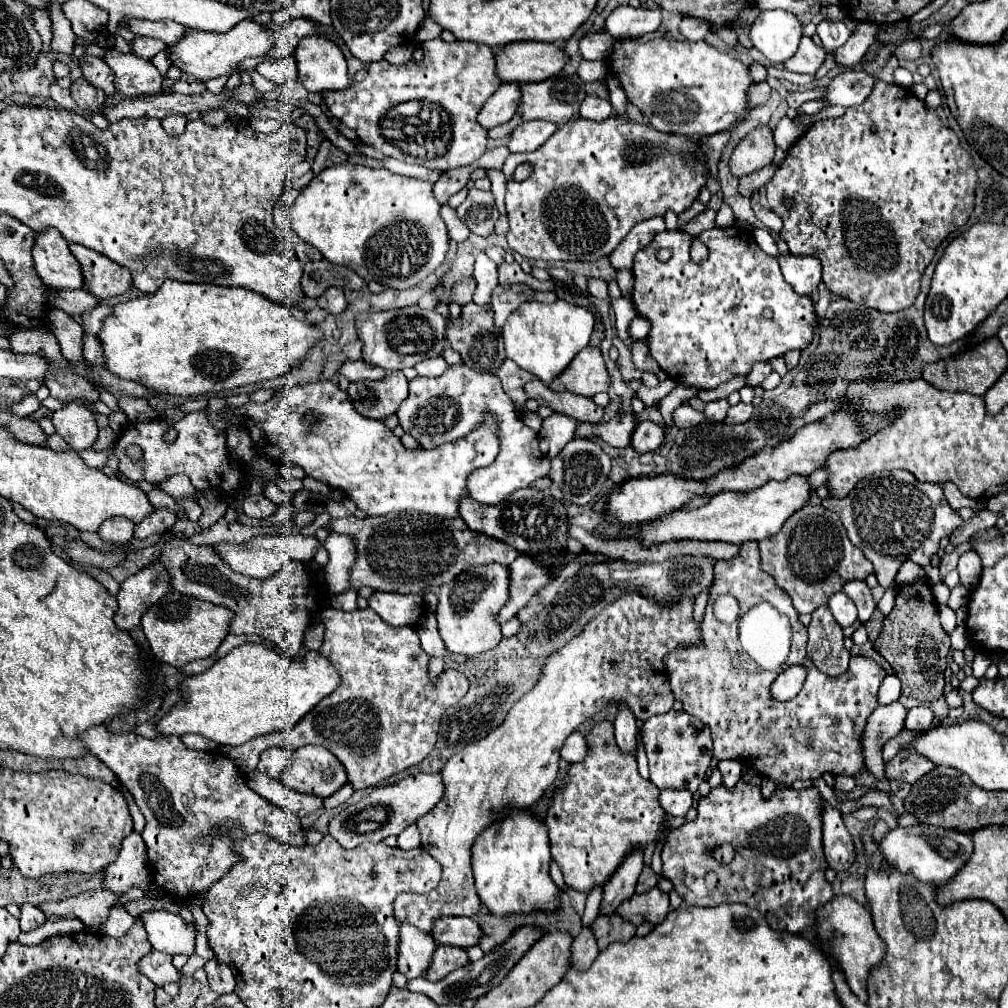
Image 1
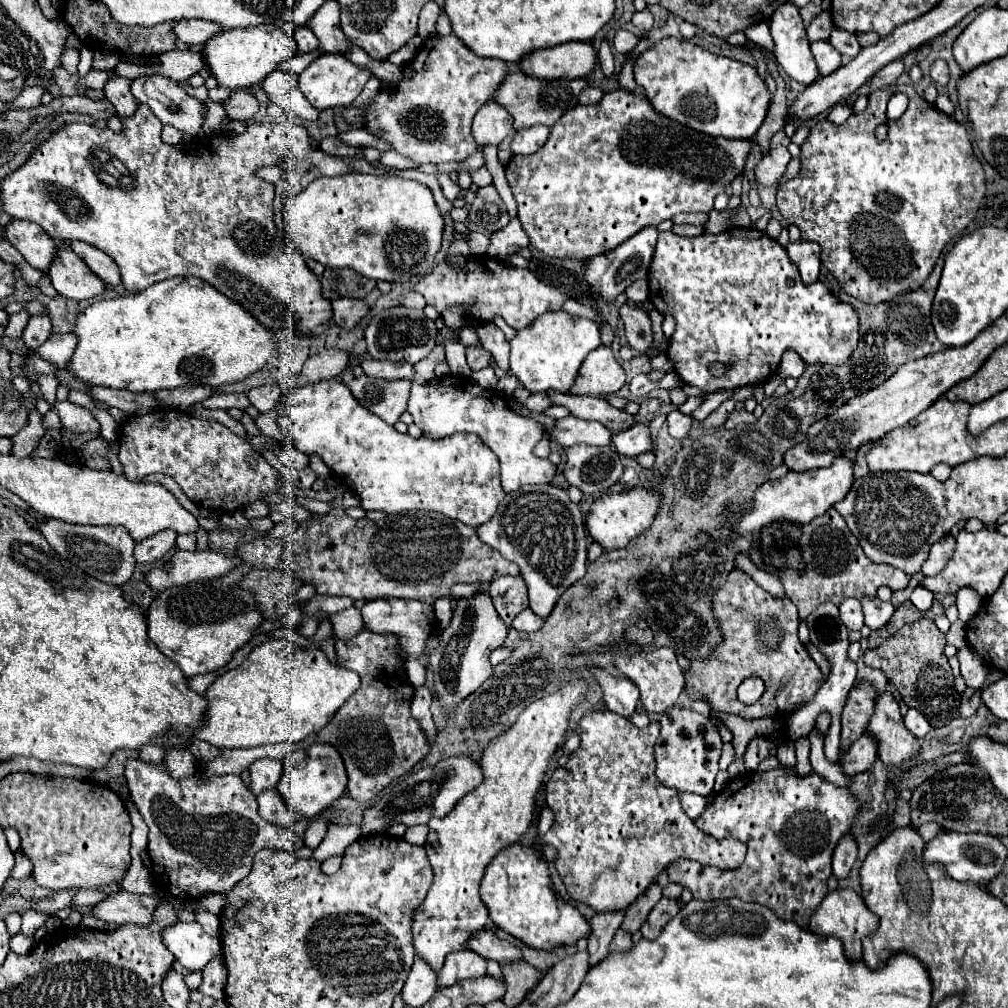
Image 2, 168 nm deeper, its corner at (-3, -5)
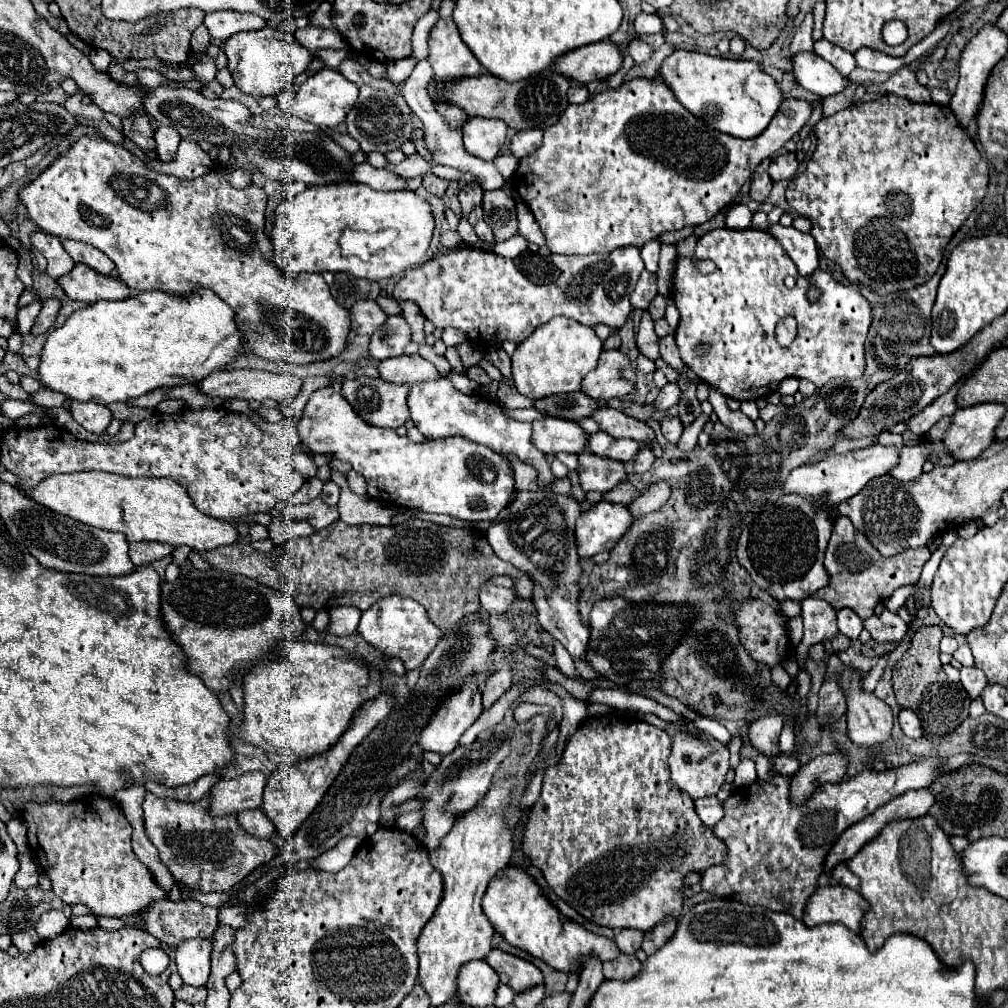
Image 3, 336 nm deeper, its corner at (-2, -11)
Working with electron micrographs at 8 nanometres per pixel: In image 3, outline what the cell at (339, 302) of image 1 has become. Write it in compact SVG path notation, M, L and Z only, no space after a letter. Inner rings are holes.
M357 301L351 307L351 331L357 335L373 335L387 319L387 313L375 301Z

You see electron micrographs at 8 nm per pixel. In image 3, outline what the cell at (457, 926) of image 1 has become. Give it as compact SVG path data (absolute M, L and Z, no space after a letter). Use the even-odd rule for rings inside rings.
M493 947L487 955L487 963L497 971L501 983L509 985L515 993L521 993L543 983L543 975L533 963L511 953L505 953L501 949Z

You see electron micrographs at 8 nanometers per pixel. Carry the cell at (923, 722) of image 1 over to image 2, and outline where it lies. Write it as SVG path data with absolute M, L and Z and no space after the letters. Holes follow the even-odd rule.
M908 709L906 717L904 717L904 725L916 737L924 737L930 731L930 723L926 721L926 717L922 713L918 713L918 709Z

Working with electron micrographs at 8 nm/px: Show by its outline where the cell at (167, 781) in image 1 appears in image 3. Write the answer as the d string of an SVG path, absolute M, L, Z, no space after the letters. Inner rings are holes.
M147 791L143 801L145 829L149 841L159 851L161 863L171 871L177 883L197 893L229 893L243 877L247 877L259 865L269 863L269 859L273 859L273 855L277 855L281 849L271 839L257 839L249 835L243 827L239 827L237 815L211 815L209 801L209 795L205 795L201 801L185 803L161 799Z

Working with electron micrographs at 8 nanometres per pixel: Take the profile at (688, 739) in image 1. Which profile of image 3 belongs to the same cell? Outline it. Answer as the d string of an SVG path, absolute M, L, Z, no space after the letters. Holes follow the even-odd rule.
M685 725L685 731L677 729L673 733L671 743L671 755L669 755L669 769L671 769L671 781L681 787L691 799L699 797L711 797L719 791L719 787L725 781L725 773L729 771L729 751L723 743L713 739L709 733L697 729L695 725Z

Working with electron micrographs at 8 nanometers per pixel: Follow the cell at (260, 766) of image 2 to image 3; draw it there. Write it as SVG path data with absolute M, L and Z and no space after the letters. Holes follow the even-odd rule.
M261 771L245 773L239 779L221 779L211 791L213 795L211 813L227 815L261 807L265 779L267 775Z

